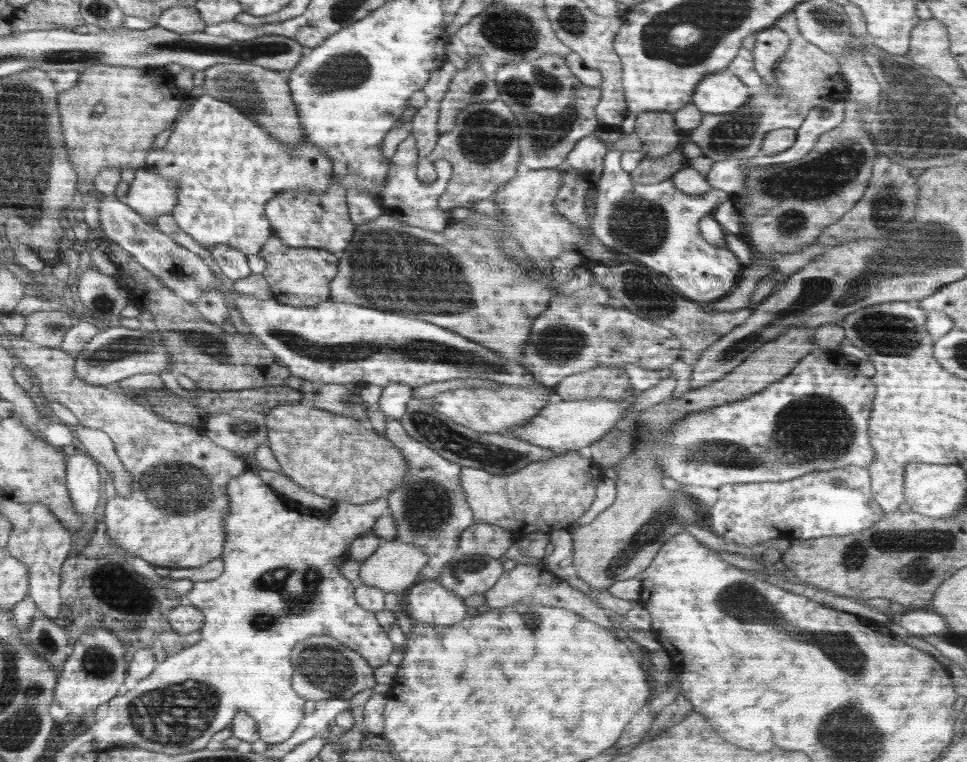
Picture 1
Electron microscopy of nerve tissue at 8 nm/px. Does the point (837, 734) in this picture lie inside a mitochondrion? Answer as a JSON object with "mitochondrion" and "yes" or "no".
{"mitochondrion":"yes"}

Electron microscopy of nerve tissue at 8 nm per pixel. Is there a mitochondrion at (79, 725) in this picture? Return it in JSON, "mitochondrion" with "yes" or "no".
{"mitochondrion":"no"}

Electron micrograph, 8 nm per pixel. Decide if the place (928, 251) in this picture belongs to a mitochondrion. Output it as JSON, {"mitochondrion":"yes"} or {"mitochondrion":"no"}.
{"mitochondrion":"yes"}

